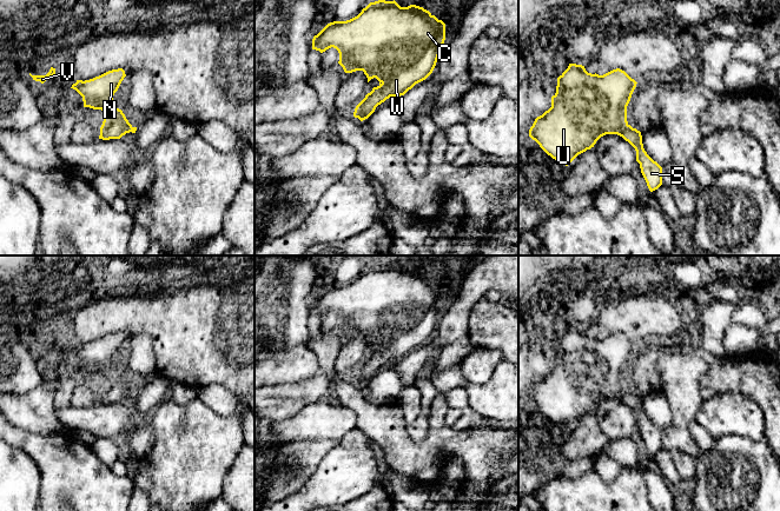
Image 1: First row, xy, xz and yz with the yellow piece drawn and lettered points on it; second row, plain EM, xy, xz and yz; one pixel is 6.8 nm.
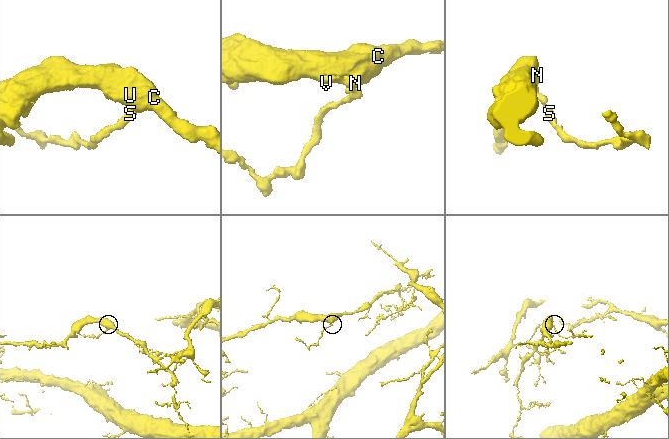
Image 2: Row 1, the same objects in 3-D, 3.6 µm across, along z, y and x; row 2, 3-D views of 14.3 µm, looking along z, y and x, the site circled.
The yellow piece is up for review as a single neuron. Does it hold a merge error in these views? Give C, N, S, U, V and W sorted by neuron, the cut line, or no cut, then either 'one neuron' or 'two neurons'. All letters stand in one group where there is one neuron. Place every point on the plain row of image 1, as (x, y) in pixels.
C N S U V W | no cut | one neuron

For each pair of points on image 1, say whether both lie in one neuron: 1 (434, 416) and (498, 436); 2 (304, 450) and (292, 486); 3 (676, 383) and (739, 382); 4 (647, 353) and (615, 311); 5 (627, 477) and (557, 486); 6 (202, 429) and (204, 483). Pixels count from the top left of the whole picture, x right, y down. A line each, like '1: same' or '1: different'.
1: same
2: same
3: different
4: different
5: same
6: same

